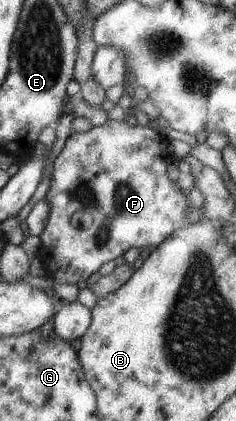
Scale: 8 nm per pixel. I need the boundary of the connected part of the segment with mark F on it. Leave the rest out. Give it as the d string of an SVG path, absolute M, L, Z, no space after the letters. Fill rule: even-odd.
M106 120L101 126L91 127L86 132L70 133L53 161L48 190L43 196L48 205L48 216L39 234L40 244L35 257L42 264L44 276L61 284L85 281L101 264L123 256L129 248L152 251L176 228L189 224L186 192L166 177L168 155L168 140L154 123L130 126L126 121ZM74 212L90 214L90 226L80 230L73 228L70 216Z

